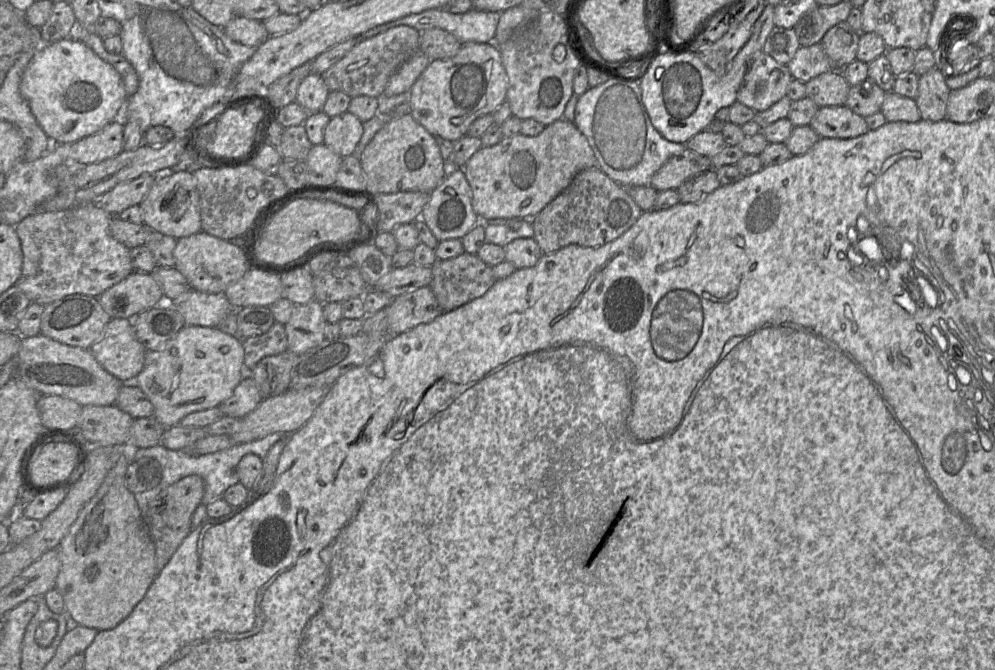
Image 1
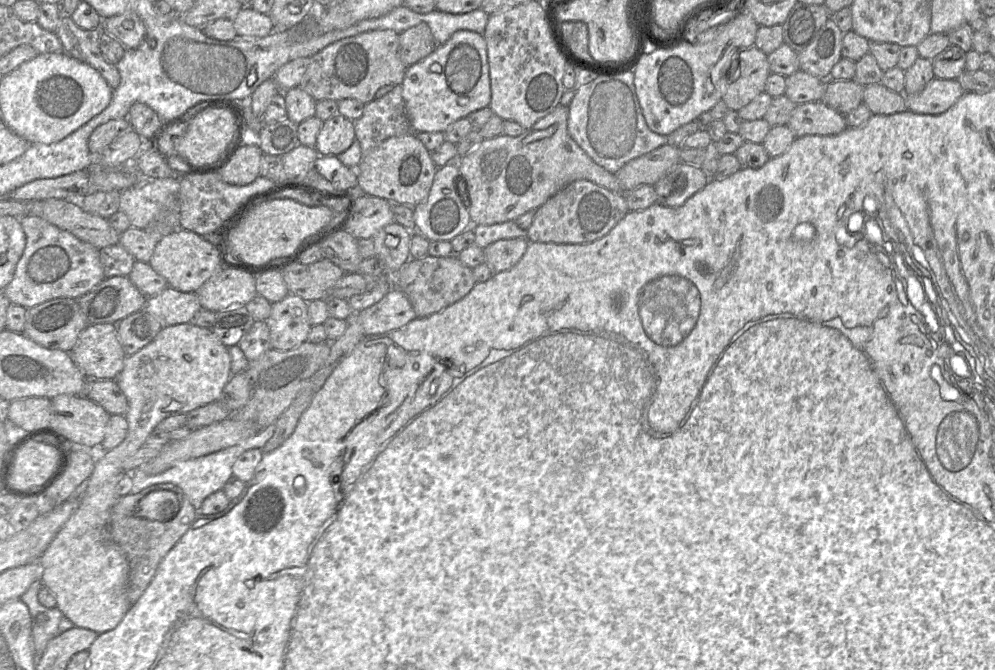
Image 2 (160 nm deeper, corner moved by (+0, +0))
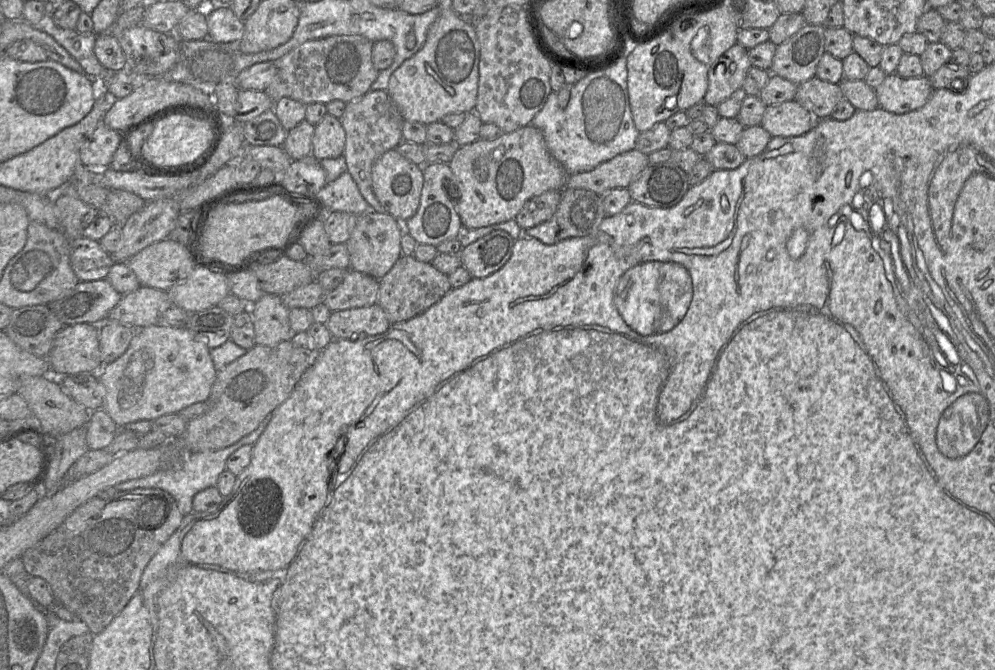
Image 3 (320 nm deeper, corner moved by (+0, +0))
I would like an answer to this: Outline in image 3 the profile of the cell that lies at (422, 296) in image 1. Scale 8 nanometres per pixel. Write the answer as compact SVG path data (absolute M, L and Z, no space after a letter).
M378 305L333 311L325 323L333 339L367 337L386 332L391 323Z

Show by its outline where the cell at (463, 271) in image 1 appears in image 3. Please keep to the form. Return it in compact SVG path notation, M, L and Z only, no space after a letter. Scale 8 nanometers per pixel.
M401 255L388 273L379 280L376 304L383 309L389 322L395 324L423 313L451 289L448 275L437 270L431 263L421 262L413 255Z

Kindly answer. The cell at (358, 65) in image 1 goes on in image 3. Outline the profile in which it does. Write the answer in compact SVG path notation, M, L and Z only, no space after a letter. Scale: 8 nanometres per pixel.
M341 35L307 41L273 62L276 75L264 92L277 102L288 97L302 102L327 104L333 100L348 103L368 91L379 71L372 62L374 42L360 35Z

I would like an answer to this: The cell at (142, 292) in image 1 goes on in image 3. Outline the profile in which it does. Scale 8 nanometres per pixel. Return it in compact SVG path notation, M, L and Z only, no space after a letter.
M107 279L80 281L72 291L47 306L63 325L101 324L121 297Z

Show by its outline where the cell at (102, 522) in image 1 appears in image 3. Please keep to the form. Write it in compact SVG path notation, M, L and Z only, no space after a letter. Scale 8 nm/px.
M155 324L138 329L138 333L132 339L126 352L110 364L104 365L96 374L98 375L100 383L104 387L104 406L101 409L104 409L119 427L140 420L154 421L163 415L178 413L190 405L206 401L210 398L210 392L217 376L217 370L212 361L210 349L202 342L197 341L190 330L183 327L170 327L166 325Z

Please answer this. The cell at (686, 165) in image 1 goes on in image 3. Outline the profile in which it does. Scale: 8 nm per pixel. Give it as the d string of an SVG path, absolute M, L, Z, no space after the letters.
M633 149L599 164L591 171L568 176L565 187L603 195L614 188L627 188L647 166L648 155Z

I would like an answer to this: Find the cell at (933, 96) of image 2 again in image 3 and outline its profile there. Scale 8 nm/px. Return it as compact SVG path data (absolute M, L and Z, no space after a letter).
M894 72L887 74L874 90L878 107L902 114L924 106L930 99L934 88L928 76L903 78Z

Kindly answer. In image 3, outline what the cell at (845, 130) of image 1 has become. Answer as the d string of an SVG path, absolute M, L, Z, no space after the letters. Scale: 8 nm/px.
M795 100L767 105L760 125L773 136L793 137L810 131L816 119Z

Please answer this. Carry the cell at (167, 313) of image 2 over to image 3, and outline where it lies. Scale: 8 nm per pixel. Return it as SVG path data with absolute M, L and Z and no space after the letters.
M141 286L122 295L106 321L120 322L133 327L151 326L159 323L161 315L172 306L166 291Z

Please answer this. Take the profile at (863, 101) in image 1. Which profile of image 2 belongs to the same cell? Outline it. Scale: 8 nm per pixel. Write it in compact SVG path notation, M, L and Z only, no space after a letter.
M825 80L821 101L842 115L863 103L864 86L854 80Z

